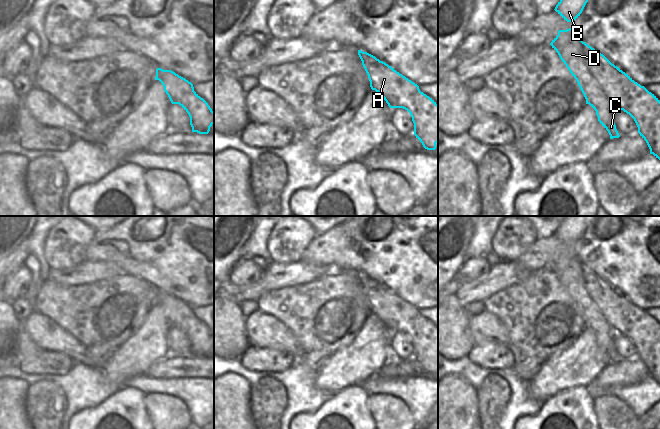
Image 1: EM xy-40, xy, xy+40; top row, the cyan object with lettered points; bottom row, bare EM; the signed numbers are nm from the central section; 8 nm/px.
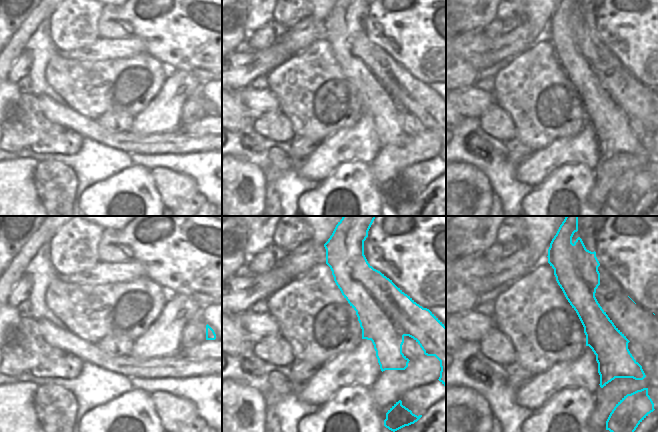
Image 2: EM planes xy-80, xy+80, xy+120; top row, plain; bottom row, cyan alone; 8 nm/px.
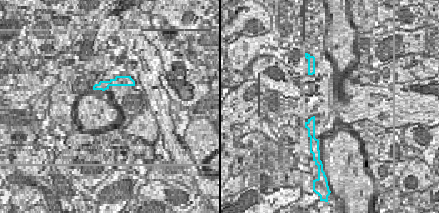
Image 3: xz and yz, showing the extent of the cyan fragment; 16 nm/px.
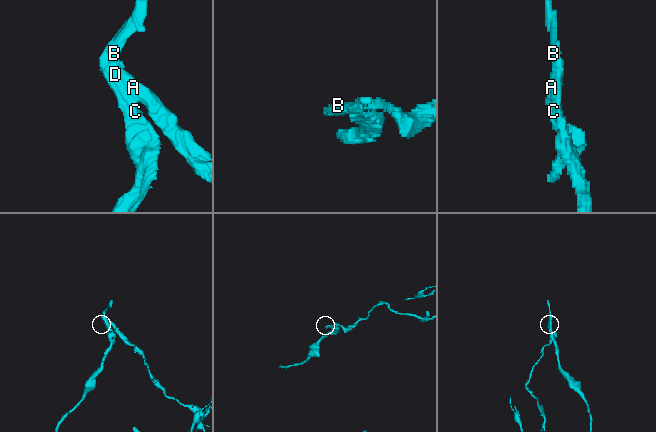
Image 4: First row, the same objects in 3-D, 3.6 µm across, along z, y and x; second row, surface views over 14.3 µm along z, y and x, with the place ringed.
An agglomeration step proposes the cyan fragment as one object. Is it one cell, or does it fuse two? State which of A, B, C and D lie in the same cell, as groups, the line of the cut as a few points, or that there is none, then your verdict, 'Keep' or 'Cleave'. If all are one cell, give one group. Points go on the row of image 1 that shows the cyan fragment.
Groups: A / B C D. Split along xy+40 (603, 60), (599, 66), (599, 75), (596, 82), (616, 109). Cleave

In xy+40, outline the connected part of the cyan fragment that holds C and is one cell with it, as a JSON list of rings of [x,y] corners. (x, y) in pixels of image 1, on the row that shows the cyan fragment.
[[[575,28],[559,30],[550,45],[576,79],[586,104],[596,111],[598,121],[608,131],[610,139],[619,138],[614,123],[616,109],[596,81],[600,75],[600,63],[609,60],[583,42]]]

